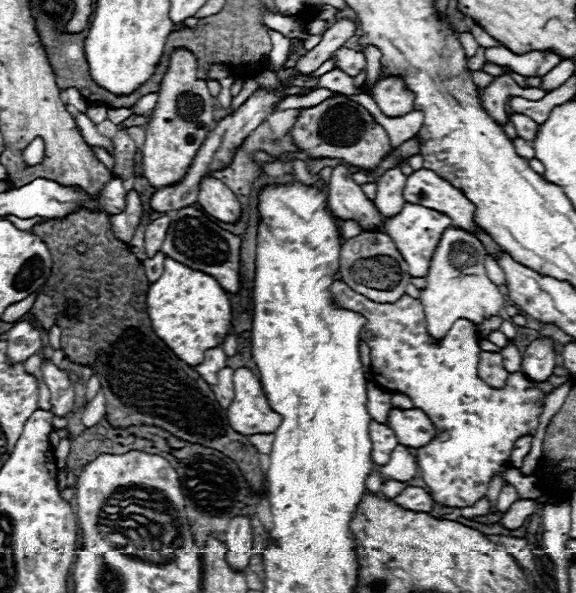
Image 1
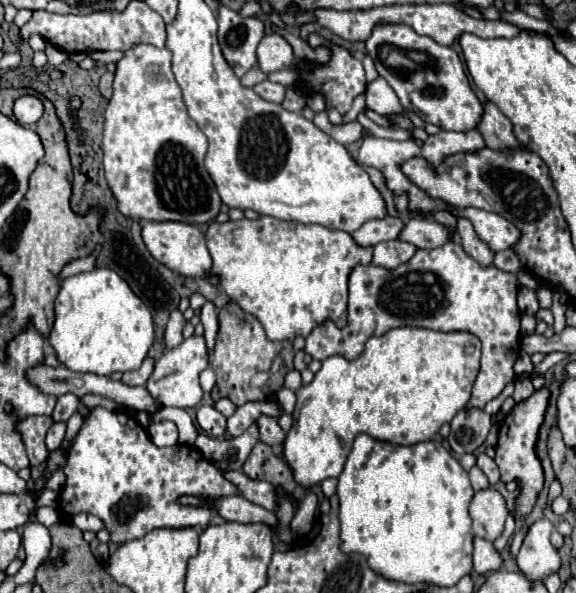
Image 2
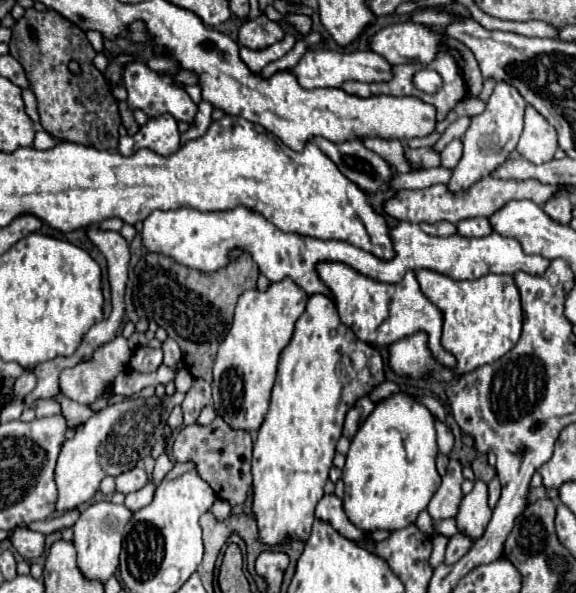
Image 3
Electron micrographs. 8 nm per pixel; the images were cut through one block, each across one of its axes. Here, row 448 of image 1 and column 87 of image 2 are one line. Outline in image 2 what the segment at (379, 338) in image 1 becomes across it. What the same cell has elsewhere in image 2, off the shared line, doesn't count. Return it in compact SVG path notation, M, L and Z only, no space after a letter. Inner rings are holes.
M94 408L94 410L86 416L84 426L80 428L80 432L78 432L78 436L76 436L72 448L70 448L70 456L68 456L68 464L66 464L66 484L64 484L64 488L60 490L60 500L58 500L58 502L60 502L60 512L62 512L64 516L72 516L72 514L78 514L78 512L88 512L88 514L98 516L98 518L104 522L104 528L110 532L112 542L124 544L124 542L142 538L142 536L146 536L148 532L152 532L152 530L156 530L156 528L188 528L188 526L190 526L190 528L202 528L202 530L204 530L204 528L210 526L210 522L212 522L212 518L216 516L218 510L212 508L212 506L180 504L180 498L182 498L182 496L196 496L196 498L208 502L208 500L218 500L218 498L232 496L232 494L240 494L240 490L236 488L236 484L232 484L228 478L224 478L224 476L200 454L200 450L196 450L194 446L176 444L176 446L168 446L168 448L158 448L158 446L148 438L148 432L146 432L136 420L132 420L130 416L126 416L124 412L112 412L112 410L106 410L106 408Z

